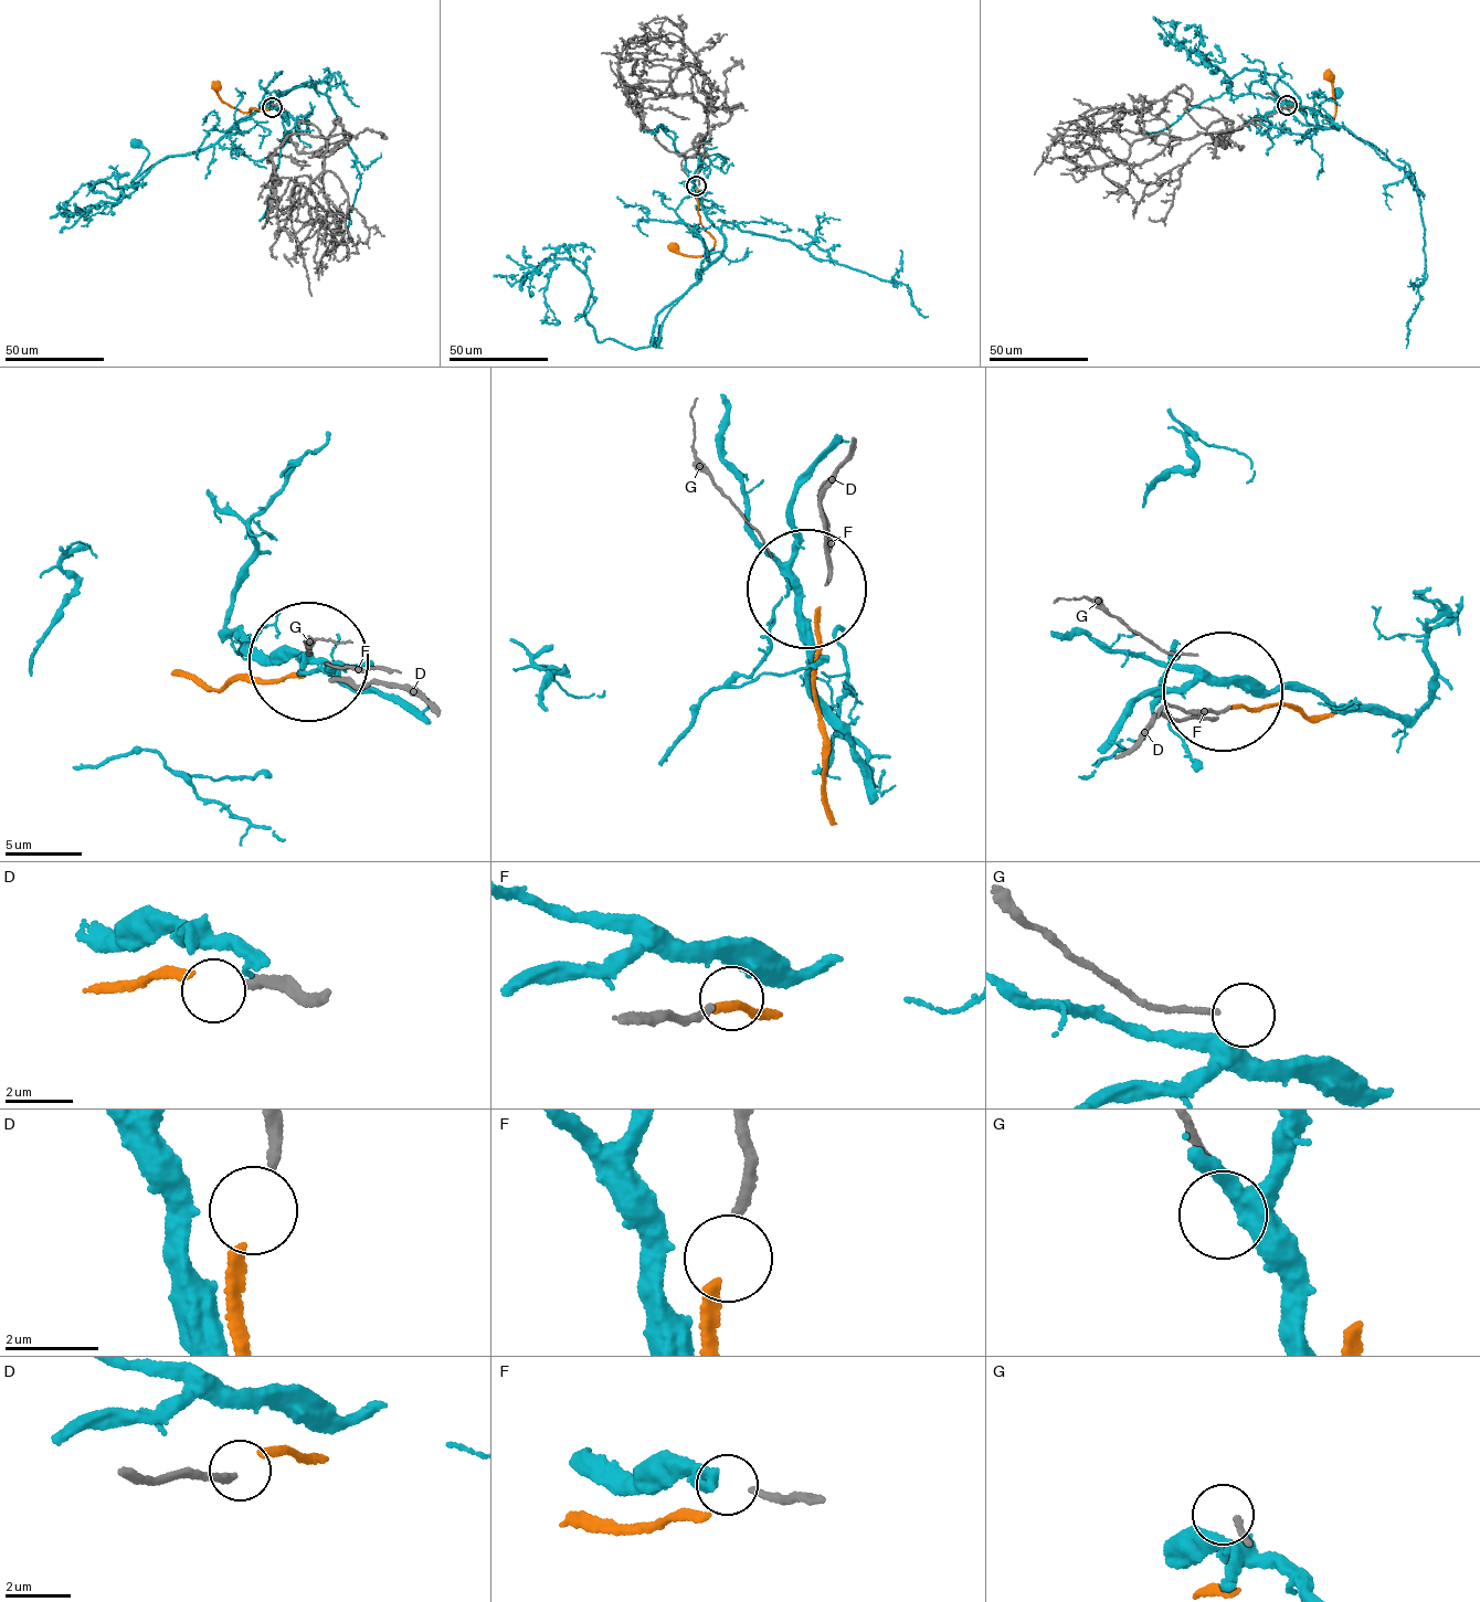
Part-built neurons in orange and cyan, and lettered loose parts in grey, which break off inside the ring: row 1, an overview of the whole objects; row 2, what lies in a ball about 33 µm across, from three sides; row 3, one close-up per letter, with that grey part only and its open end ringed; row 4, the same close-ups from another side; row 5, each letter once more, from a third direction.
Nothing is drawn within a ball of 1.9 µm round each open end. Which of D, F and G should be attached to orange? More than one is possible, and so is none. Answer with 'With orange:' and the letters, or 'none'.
With orange: D

